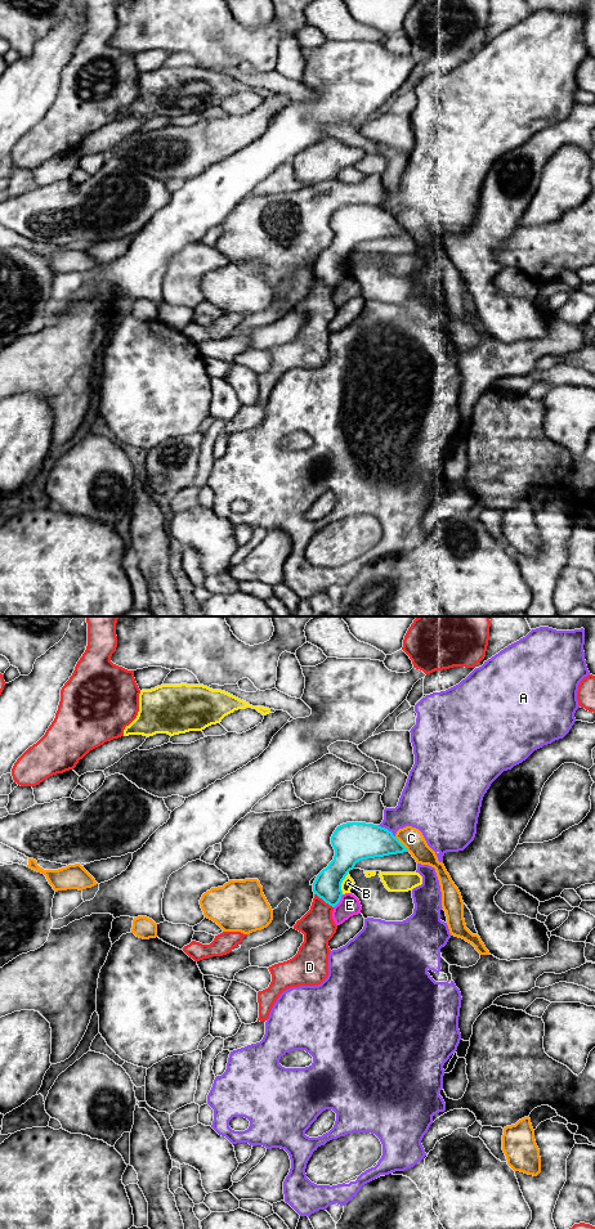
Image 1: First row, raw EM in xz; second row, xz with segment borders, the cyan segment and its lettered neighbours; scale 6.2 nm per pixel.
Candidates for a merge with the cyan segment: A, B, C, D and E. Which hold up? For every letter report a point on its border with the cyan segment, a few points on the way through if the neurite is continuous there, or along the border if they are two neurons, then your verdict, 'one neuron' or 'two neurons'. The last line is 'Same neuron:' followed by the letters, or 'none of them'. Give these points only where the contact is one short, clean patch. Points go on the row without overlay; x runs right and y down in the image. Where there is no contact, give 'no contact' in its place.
A: meets cyan in xz at (387, 211); two neurons
B: meets cyan in xz at (341, 264); two neurons
C: meets cyan in xz at (402, 227); two neurons
D: meets cyan in xz at (323, 282); two neurons
E: meets cyan in xz at (339, 283); two neurons
Same neuron: none of them

